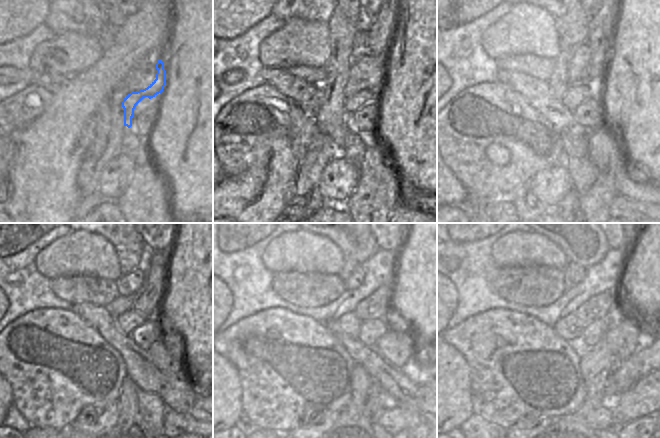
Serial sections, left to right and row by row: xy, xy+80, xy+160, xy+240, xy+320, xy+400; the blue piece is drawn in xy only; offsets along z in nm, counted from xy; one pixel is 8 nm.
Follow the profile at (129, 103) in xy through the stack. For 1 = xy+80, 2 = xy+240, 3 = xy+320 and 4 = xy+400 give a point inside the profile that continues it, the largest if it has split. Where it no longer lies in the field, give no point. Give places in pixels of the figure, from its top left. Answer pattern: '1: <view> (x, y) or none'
1: xy+80 (352, 104)
2: xy+240 (128, 321)
3: xy+320 (349, 324)
4: xy+400 (569, 328)

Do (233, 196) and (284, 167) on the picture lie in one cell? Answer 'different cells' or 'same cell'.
same cell

